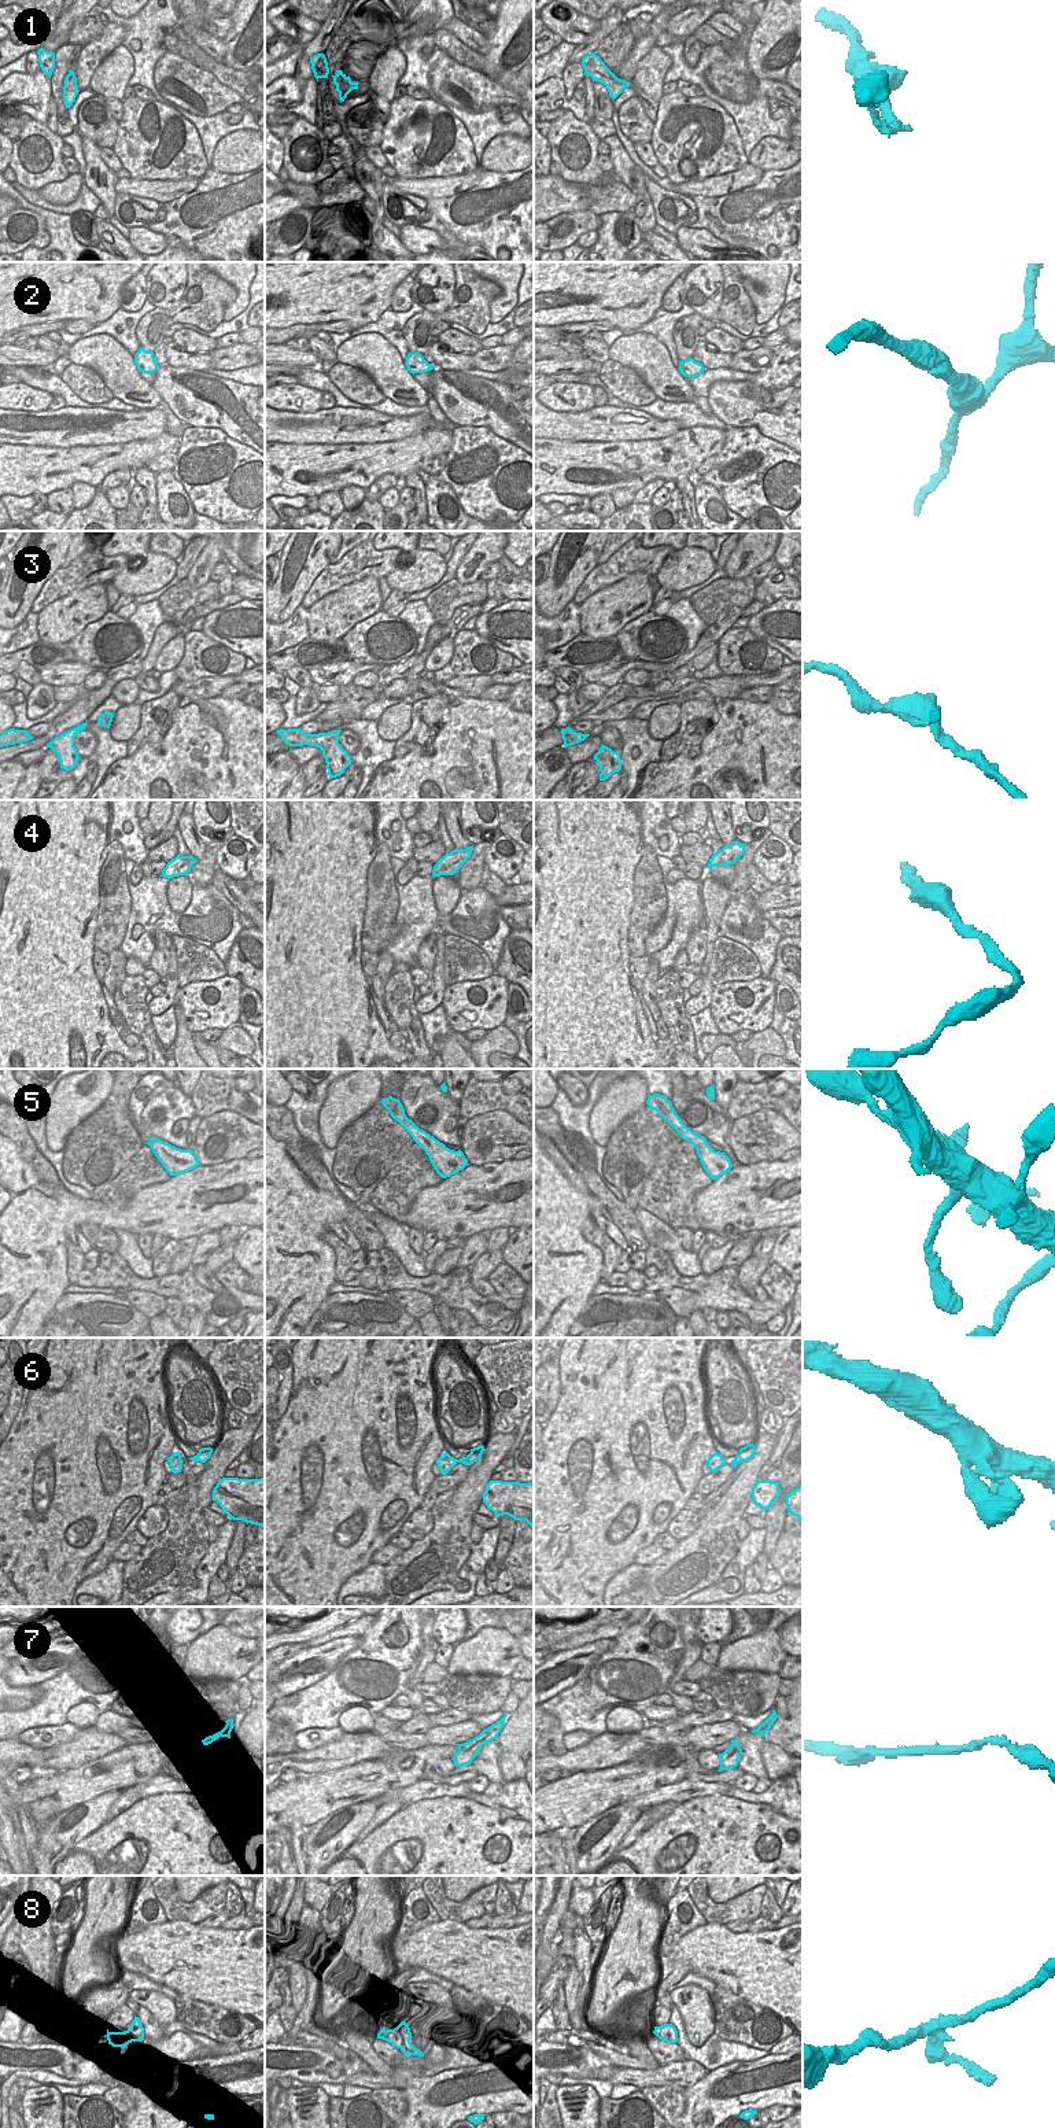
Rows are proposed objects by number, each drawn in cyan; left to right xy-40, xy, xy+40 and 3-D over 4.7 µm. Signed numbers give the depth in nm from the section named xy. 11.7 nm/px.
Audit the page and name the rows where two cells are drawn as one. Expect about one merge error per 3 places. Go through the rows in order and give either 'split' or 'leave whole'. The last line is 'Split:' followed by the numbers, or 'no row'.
1: split
2: leave whole
3: leave whole
4: leave whole
5: split
6: leave whole
7: leave whole
8: split
Split: 1, 5, 8

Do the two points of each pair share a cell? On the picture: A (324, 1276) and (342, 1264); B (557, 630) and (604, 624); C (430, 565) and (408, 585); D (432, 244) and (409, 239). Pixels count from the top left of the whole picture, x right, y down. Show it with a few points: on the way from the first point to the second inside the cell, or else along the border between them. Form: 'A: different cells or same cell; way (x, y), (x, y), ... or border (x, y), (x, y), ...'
A: different cells; border (321, 1239), (334, 1251), (336, 1280)
B: different cells; border (579, 605), (581, 633)
C: same cell; way (424, 570), (413, 579)
D: same cell; way (427, 242), (415, 239)

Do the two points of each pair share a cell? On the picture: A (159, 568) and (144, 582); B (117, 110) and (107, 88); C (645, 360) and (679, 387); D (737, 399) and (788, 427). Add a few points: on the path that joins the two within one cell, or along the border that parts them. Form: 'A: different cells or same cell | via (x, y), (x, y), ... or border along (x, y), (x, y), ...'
A: same cell | via (155, 571), (148, 578)
B: different cells | border along (106, 98), (117, 98), (121, 102)
C: same cell | via (653, 368), (671, 386)
D: same cell | via (749, 409), (775, 424)

